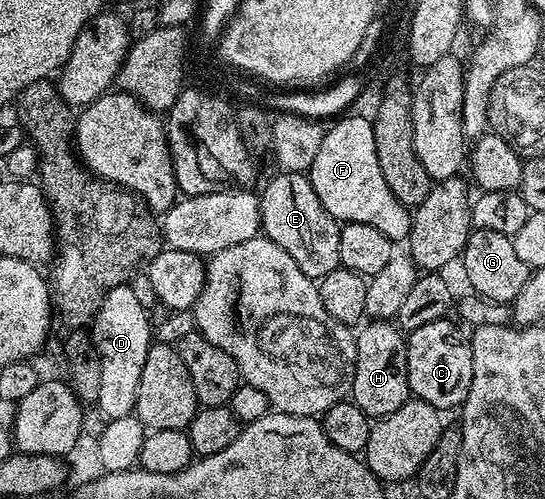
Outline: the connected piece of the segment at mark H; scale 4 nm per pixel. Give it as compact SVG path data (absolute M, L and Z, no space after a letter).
M369 321L356 332L355 338L357 360L355 361L355 377L351 392L352 402L356 403L357 407L363 409L363 413L370 417L395 413L395 409L406 406L411 399L408 387L406 336L401 328L392 322Z

